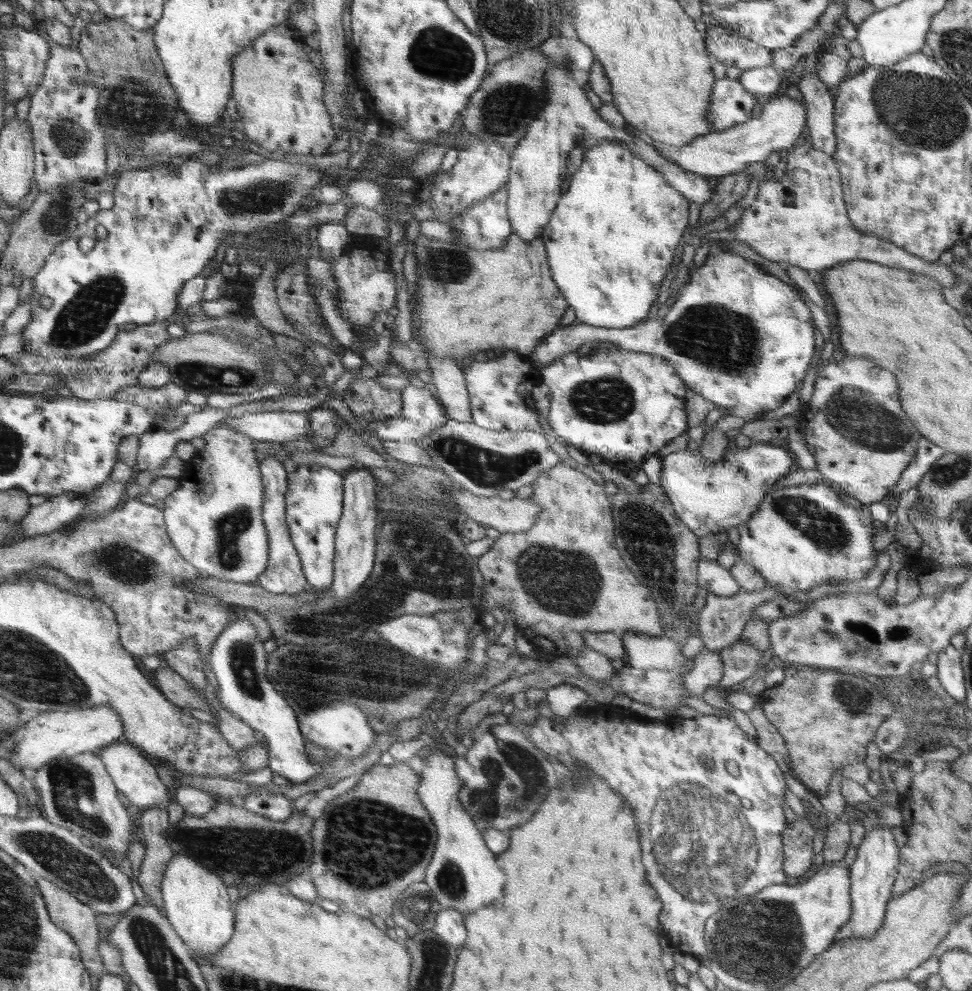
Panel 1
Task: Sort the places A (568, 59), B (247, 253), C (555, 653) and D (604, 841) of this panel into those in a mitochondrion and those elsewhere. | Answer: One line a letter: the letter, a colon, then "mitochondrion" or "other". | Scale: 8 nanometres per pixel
A: other
B: other
C: other
D: other

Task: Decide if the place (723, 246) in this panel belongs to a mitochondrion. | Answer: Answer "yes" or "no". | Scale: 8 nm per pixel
no

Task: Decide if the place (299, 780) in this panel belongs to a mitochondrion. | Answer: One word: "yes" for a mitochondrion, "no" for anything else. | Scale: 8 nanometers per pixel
no

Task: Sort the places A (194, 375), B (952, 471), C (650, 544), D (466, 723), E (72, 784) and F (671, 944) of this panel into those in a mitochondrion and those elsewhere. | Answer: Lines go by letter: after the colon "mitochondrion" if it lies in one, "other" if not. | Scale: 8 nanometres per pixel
A: mitochondrion
B: mitochondrion
C: mitochondrion
D: other
E: mitochondrion
F: other

